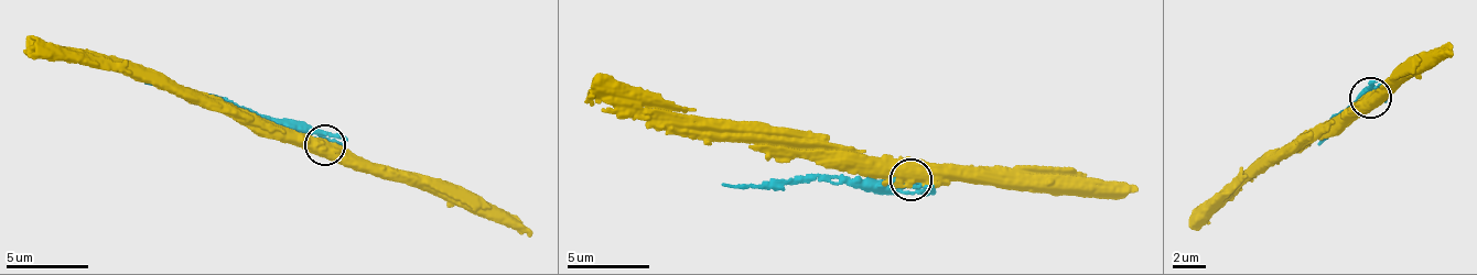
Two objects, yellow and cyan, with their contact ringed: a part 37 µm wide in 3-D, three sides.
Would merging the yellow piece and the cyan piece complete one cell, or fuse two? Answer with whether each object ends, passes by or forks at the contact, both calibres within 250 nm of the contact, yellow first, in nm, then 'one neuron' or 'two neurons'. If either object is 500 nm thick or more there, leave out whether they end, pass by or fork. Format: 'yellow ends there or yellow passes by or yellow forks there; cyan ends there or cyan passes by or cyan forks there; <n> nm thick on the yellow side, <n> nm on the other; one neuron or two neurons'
750 nm thick on the yellow side, 160 nm on the other; two neurons

